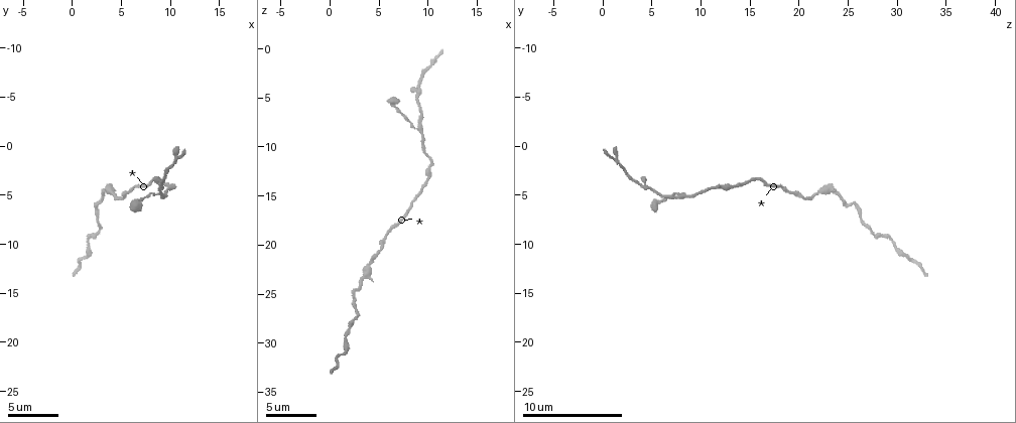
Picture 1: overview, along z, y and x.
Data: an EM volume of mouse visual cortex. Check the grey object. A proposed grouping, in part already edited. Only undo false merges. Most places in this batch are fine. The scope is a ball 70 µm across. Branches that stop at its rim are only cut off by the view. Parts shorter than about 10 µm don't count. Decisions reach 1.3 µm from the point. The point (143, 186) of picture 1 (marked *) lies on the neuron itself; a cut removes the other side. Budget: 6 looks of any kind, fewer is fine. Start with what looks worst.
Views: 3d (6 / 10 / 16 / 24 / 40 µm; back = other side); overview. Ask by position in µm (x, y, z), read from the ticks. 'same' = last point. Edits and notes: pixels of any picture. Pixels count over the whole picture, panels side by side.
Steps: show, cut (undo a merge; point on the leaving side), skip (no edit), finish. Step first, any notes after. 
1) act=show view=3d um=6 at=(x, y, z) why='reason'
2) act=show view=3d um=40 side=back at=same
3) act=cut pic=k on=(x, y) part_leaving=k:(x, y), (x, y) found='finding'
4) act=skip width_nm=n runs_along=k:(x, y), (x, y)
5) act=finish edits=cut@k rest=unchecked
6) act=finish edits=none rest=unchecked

act=show view=3d um=10 at=(3.0, 5.0, 23.8) why='thick turns thin'

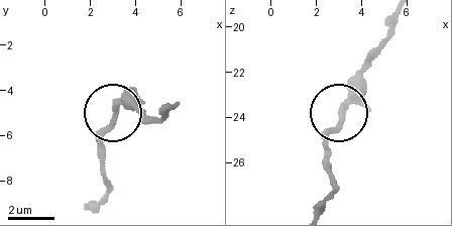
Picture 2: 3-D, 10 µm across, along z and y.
act=skip found='one neuron here'

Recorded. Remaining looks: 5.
act=show view=3d um=16 at=(10.2, 4.0, 12.0) why='thick turns thin'

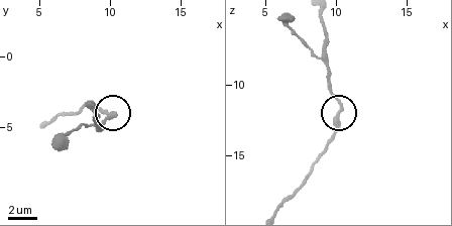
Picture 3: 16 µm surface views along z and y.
act=show view=3d um=6 at=(10.4, 4.0, 11.8)

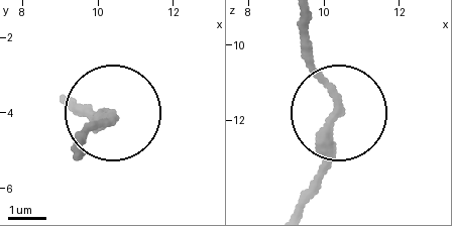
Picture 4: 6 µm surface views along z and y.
act=skip runs_along=4:(296, 208), (325, 159), (337, 102), (302, 37) found='all the same neuron'

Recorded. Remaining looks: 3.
act=show view=3d um=10 at=(2.6, 8.6, 27.2) why='calibre changes'

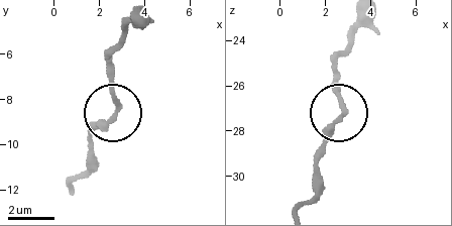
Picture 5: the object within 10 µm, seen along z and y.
act=skip width_nm=210 runs_along=5:(367, 18), (337, 59), (335, 92), (340, 111), (314, 161) found='one neuron here'

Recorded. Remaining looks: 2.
act=finish edits=none rest=unchecked

